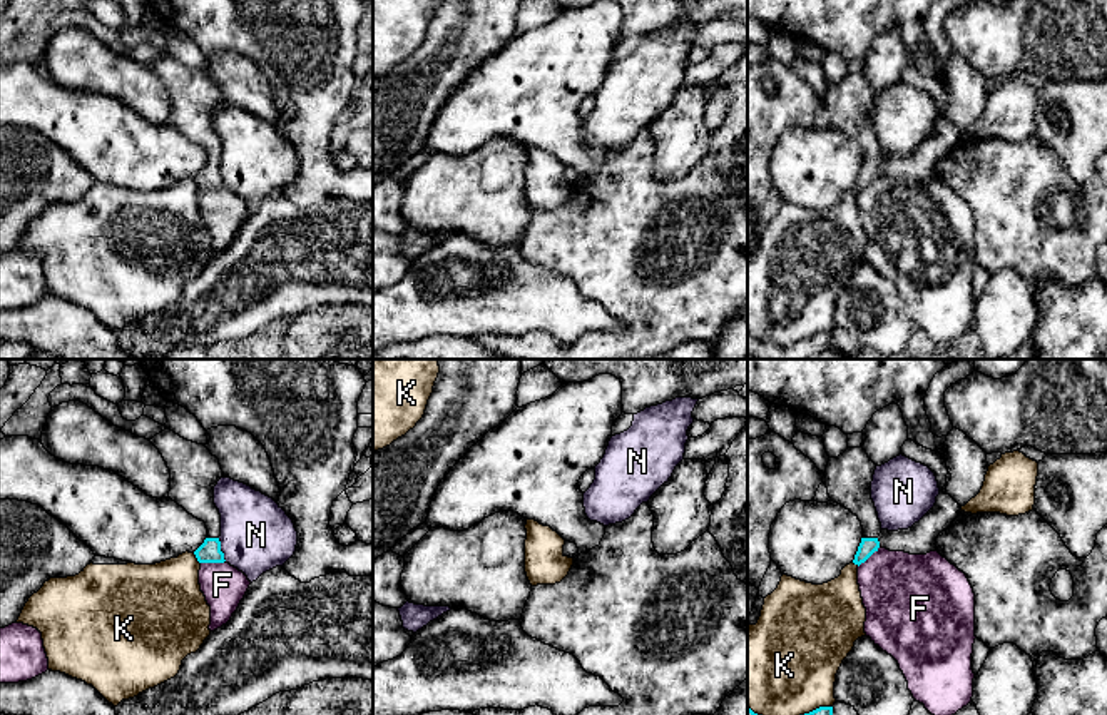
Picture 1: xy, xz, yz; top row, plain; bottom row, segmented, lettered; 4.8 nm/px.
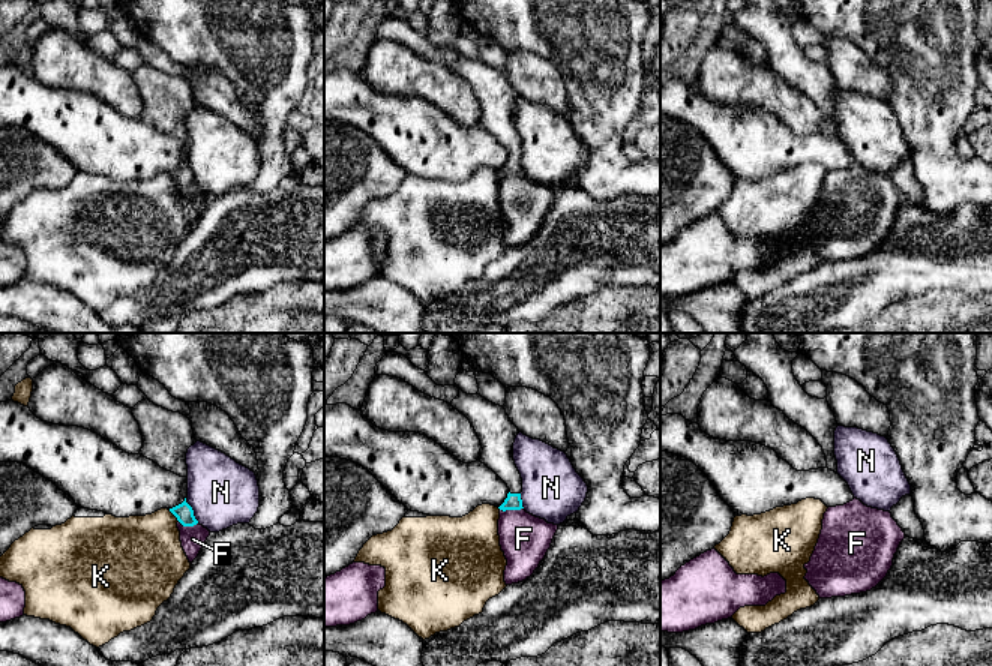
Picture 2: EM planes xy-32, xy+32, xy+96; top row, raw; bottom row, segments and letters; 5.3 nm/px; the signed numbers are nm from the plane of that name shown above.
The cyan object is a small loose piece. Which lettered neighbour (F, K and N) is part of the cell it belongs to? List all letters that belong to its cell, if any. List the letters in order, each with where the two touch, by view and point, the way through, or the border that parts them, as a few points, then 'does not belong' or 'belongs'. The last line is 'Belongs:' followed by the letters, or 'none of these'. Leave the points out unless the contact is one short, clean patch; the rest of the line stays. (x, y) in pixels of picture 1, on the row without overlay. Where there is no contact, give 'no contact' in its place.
F: xy (213, 187) | along xy (224, 186), (201, 189) | does not belong
K: yz (790, 346) | does not belong
N: xy (219, 176) | along xy (218, 164), (219, 176), (226, 186) | does not belong
Belongs: none of these

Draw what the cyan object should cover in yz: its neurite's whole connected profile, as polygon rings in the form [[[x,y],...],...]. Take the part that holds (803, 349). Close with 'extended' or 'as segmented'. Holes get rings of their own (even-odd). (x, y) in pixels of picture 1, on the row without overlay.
[[[747,332],[747,352],[756,359],[809,359],[831,344],[833,332],[819,332],[788,347],[758,341]]]; as segmented

